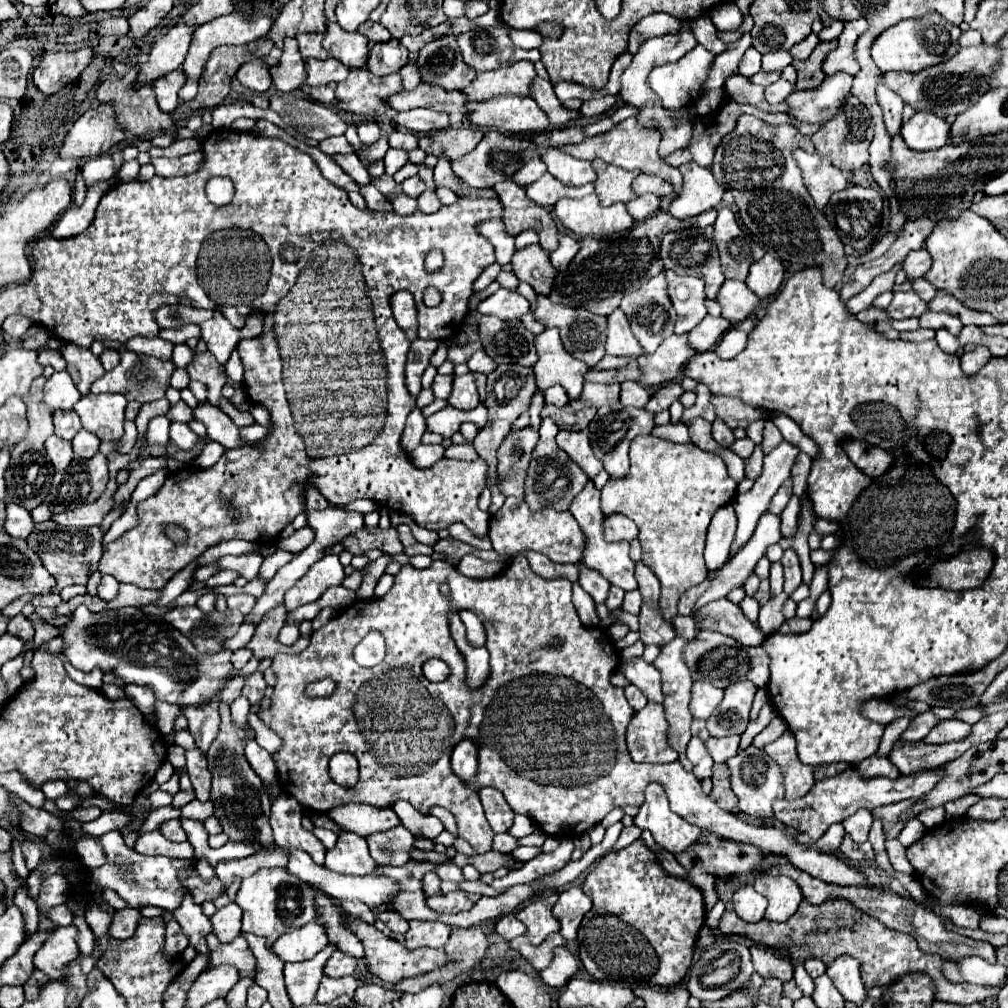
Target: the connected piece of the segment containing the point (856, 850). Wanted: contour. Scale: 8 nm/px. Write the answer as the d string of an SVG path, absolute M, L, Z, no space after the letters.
M848 833L844 835L844 841L842 841L842 845L840 845L840 851L842 851L848 859L854 859L854 861L868 861L868 859L874 857L872 845L870 845L868 841L862 843L862 845L858 845L858 843L854 843L854 841L850 839Z

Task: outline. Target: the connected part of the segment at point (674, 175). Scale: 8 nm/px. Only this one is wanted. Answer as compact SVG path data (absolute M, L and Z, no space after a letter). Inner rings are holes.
M626 119L622 123L618 123L614 129L602 133L602 135L596 135L596 137L588 137L586 141L578 143L578 145L558 145L556 149L576 157L576 159L584 159L584 161L592 161L596 157L600 157L602 161L606 163L614 163L618 167L624 167L624 169L640 169L642 173L648 173L648 175L658 175L662 179L666 179L668 183L674 185L674 193L680 193L682 189L682 175L676 167L668 167L662 163L660 155L658 155L658 145L660 145L660 133L650 129L640 129L636 125L636 119ZM672 169L672 171L668 171Z

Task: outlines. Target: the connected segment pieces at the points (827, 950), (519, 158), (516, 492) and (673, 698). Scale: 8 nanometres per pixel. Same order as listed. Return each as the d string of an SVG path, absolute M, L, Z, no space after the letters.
M806 899L798 905L796 913L788 919L788 921L758 921L758 923L746 923L742 921L734 909L726 909L722 919L720 919L720 927L718 927L724 935L742 935L752 939L756 945L764 945L776 951L784 951L794 965L802 965L806 959L820 959L826 965L846 953L854 959L860 961L862 967L862 981L866 983L866 987L888 987L892 983L896 983L900 977L908 975L908 973L926 973L932 983L934 983L934 997L938 1001L954 1001L960 1005L970 1005L970 1003L978 1003L984 1001L988 997L994 997L998 993L998 989L986 989L986 987L978 987L972 983L952 983L944 977L942 973L942 965L944 961L938 955L926 955L918 949L916 939L910 933L900 933L894 929L888 929L884 923L880 923L878 919L870 917L868 913L860 911L858 907L854 907L850 901L846 899L826 899L820 905L812 905Z
M498 131L484 133L484 139L478 143L478 147L474 151L452 161L452 169L464 183L468 183L474 189L494 187L500 181L514 181L520 187L526 187L526 185L538 181L538 177L542 177L542 173L546 173L546 165L542 163L542 159L536 153L536 143L524 141L518 137L510 137L510 135L504 135Z
M526 427L516 433L508 433L498 449L498 481L504 497L524 499L524 481L532 451L538 441L538 431Z
M674 639L670 641L666 647L662 647L662 653L658 655L658 659L654 661L654 667L660 669L662 673L662 693L664 693L664 713L666 713L666 719L670 723L670 729L668 729L668 741L670 741L670 747L678 751L680 755L680 763L686 771L692 771L692 765L690 761L686 759L686 745L690 741L690 723L692 723L692 713L690 713L690 699L692 699L692 675L690 675L690 669L682 657L682 651L684 647L688 645L686 639Z

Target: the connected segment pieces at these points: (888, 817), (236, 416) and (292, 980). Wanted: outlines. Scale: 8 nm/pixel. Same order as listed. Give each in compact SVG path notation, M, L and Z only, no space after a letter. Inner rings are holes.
M908 799L908 801L900 801L900 803L894 803L894 805L886 805L882 809L876 809L872 815L874 817L880 817L884 821L884 833L886 833L886 839L894 839L900 829L904 827L906 821L900 821L900 825L896 827L894 821L898 821L898 817L902 817L904 809L910 809L910 803L914 803L914 799ZM890 825L894 825L894 829L890 829Z
M224 399L224 407L222 411L238 425L238 427L248 427L248 425L254 425L254 417L248 413L248 411L242 411L238 407L234 407L228 399Z
M328 943L326 949L322 949L308 961L286 963L286 967L284 967L286 989L288 989L288 995L296 1007L308 1005L310 1001L314 1001L318 981L324 975L324 965L332 957L334 951L336 951L336 945Z

